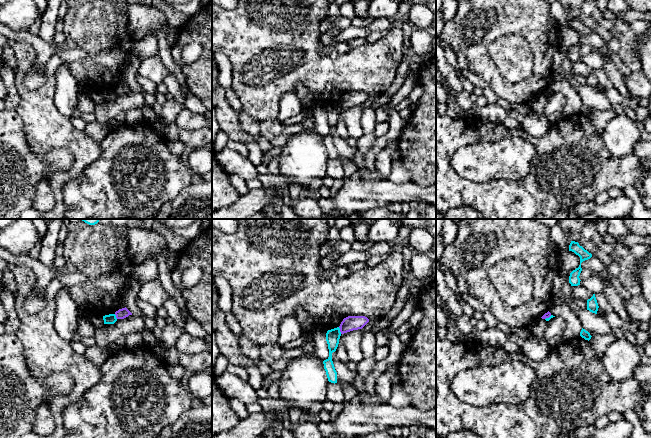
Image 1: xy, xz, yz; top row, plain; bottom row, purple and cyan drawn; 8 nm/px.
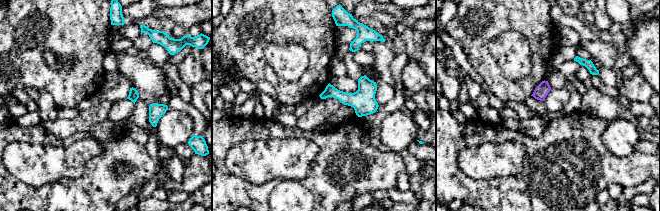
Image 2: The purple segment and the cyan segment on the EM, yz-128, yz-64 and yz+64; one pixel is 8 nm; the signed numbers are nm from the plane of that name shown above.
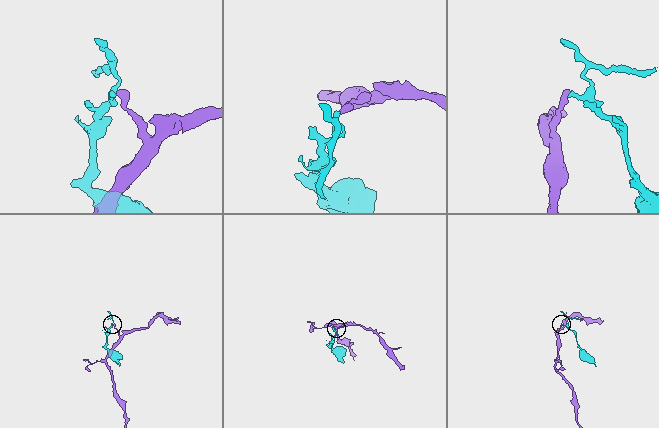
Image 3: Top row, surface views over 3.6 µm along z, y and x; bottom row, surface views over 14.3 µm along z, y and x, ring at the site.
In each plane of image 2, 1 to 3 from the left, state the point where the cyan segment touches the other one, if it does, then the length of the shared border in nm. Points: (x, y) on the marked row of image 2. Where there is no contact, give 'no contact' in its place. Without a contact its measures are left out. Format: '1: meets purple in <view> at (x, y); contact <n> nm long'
1: no contact
2: no contact
3: no contact

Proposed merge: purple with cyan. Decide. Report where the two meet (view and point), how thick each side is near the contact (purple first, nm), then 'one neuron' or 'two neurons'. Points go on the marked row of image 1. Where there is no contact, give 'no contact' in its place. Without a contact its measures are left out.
meets purple in xz at (340, 330); 120 nm thick on the purple side, 110 nm on the other; two neurons

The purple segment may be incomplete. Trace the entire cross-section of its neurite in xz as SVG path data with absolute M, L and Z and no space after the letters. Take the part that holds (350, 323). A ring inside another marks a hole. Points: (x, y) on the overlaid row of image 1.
M348 316L343 319L341 322L339 328L341 334L362 329L367 323L369 322L369 319L365 316Z

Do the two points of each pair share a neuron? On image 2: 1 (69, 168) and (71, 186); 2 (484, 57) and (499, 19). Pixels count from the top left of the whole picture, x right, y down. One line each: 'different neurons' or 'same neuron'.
1: different neurons
2: same neuron

